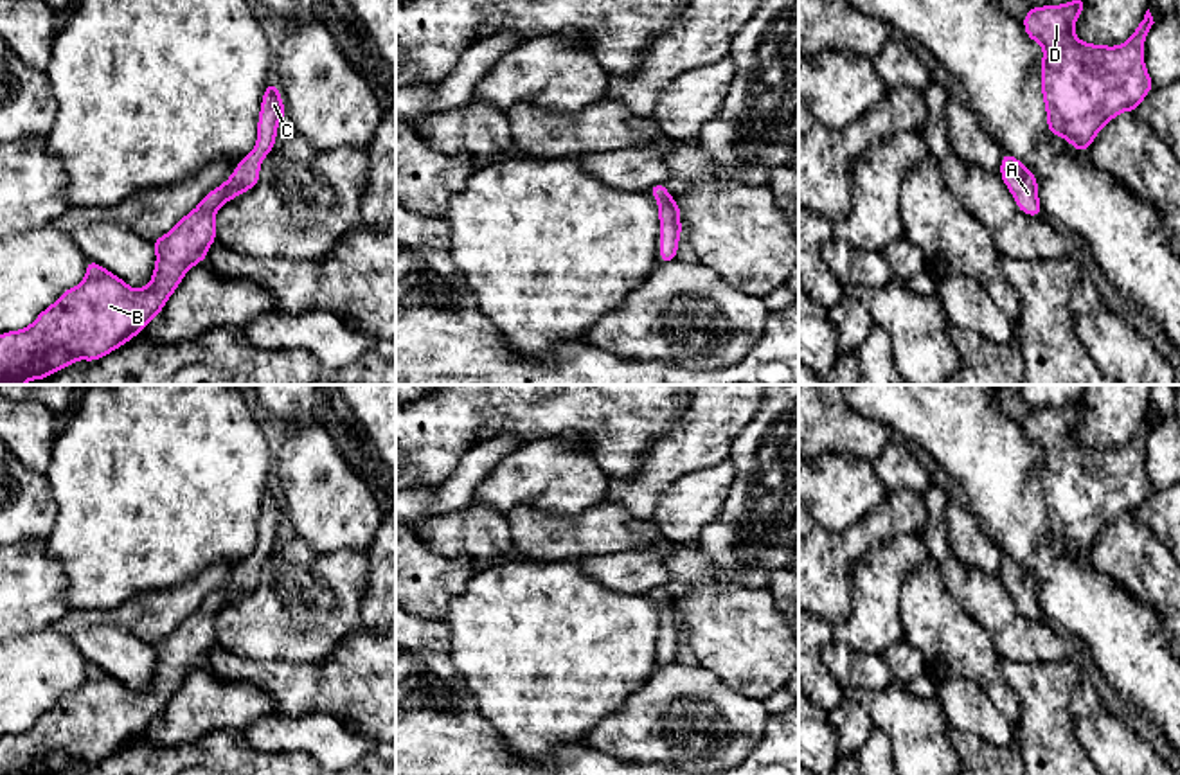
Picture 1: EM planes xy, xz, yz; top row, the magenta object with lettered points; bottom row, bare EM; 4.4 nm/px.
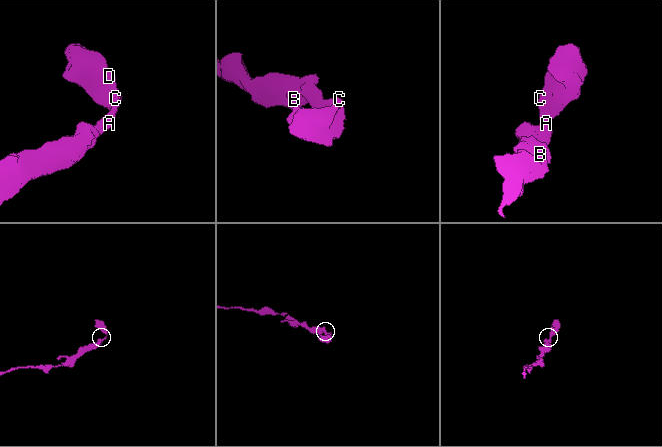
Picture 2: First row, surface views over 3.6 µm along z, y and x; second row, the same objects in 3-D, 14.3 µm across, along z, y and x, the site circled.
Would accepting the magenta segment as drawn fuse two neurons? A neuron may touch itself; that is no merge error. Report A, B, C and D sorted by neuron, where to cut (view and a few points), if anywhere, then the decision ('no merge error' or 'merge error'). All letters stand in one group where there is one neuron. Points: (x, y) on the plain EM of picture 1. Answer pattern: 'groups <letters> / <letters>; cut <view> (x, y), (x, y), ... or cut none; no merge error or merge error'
groups A B C D; cut none; no merge error

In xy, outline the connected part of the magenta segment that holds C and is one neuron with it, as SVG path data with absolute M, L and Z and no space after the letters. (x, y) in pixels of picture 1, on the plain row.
M273 484L263 496L254 554L241 561L223 588L205 597L173 633L153 644L156 667L151 685L133 692L88 664L79 689L61 696L29 730L0 737L0 775L58 775L76 762L95 764L144 734L187 673L207 660L216 644L216 613L257 588L261 565L273 552L277 527L284 520Z

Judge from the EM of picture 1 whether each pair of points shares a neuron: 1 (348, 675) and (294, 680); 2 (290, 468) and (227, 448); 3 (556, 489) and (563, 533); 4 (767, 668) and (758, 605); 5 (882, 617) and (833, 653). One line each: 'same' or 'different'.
1: same
2: different
3: different
4: same
5: different

